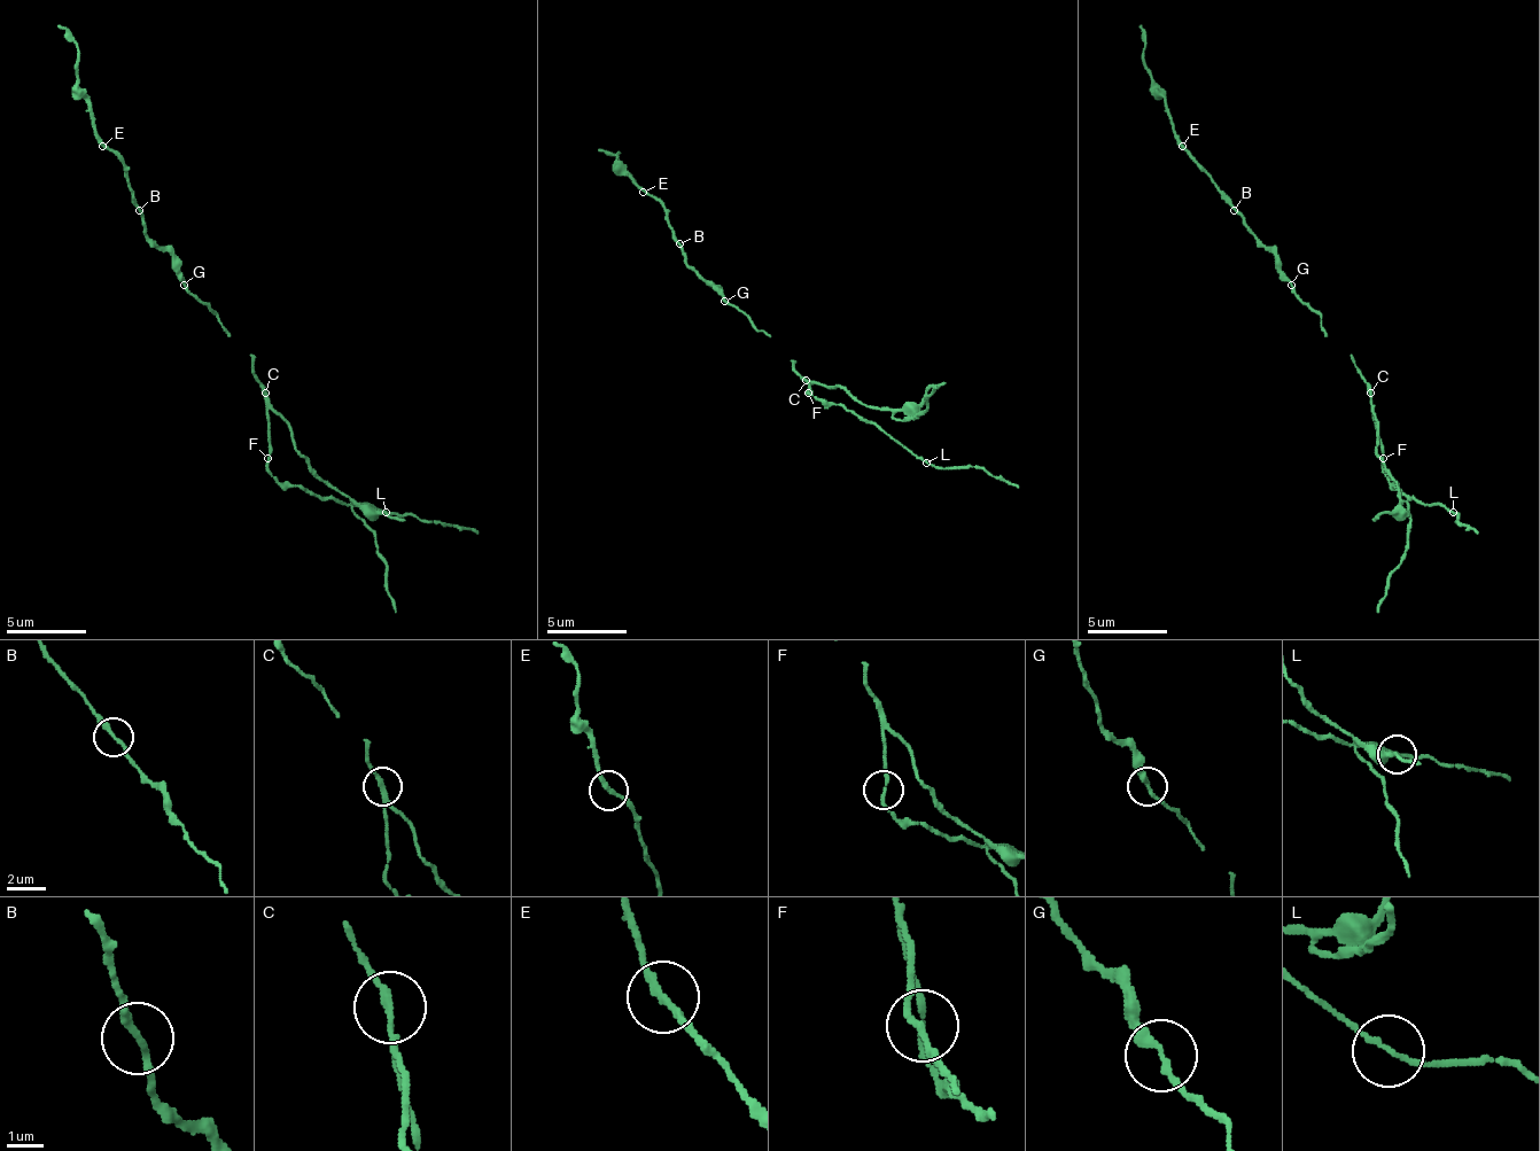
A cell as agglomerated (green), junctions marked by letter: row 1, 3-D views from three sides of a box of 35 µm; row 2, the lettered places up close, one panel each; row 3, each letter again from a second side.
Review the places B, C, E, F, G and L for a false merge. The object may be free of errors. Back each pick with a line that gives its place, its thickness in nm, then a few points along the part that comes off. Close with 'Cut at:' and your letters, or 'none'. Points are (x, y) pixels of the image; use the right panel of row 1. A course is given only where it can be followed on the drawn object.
C: (1370, 393) | 160 nm | (1370, 394), (1378, 450), (1398, 481), (1406, 526), (1406, 558), (1398, 566), (1378, 613)
Cut at: C

